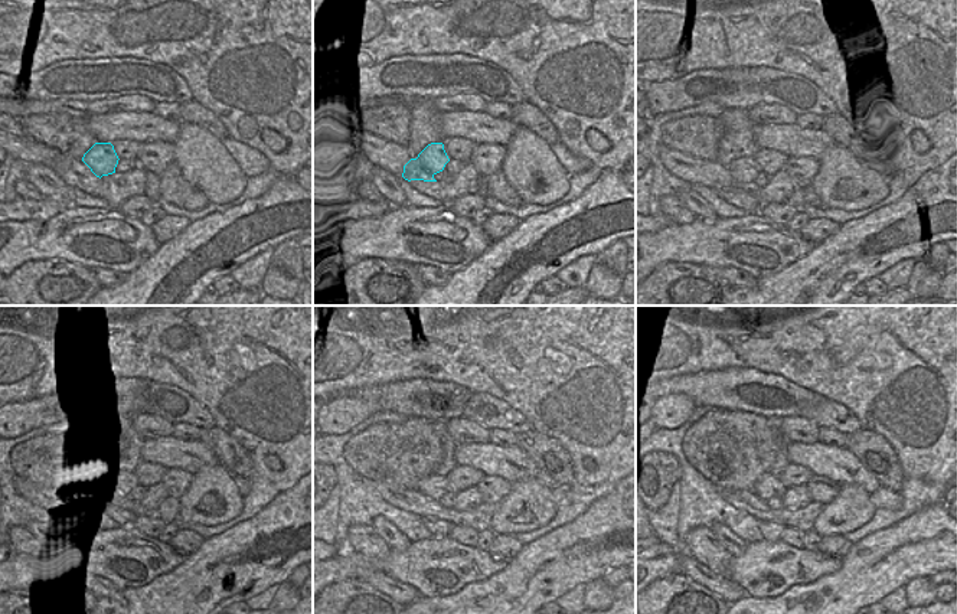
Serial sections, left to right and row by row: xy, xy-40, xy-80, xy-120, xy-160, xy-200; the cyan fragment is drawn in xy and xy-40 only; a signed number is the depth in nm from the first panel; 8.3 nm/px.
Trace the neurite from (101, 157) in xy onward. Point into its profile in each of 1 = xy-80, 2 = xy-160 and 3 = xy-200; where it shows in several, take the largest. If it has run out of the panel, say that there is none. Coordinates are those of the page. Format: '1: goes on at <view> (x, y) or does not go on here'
1: goes on at xy-80 (744, 170)
2: goes on at xy-160 (434, 487)
3: goes on at xy-200 (768, 486)

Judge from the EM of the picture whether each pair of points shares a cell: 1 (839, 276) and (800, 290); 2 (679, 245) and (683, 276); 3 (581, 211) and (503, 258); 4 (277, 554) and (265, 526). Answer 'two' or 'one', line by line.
1: one
2: two
3: one
4: one

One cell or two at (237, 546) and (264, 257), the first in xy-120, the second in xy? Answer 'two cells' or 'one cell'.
two cells

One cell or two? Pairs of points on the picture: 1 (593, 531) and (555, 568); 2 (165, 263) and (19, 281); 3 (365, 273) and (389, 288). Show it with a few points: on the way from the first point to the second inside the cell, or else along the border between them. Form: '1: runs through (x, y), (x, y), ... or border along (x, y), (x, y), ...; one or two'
1: runs through (580, 536), (571, 544), (561, 546), (559, 555); one
2: border along (103, 287), (100, 290); two
3: runs through (369, 278), (379, 288), (384, 288); one

